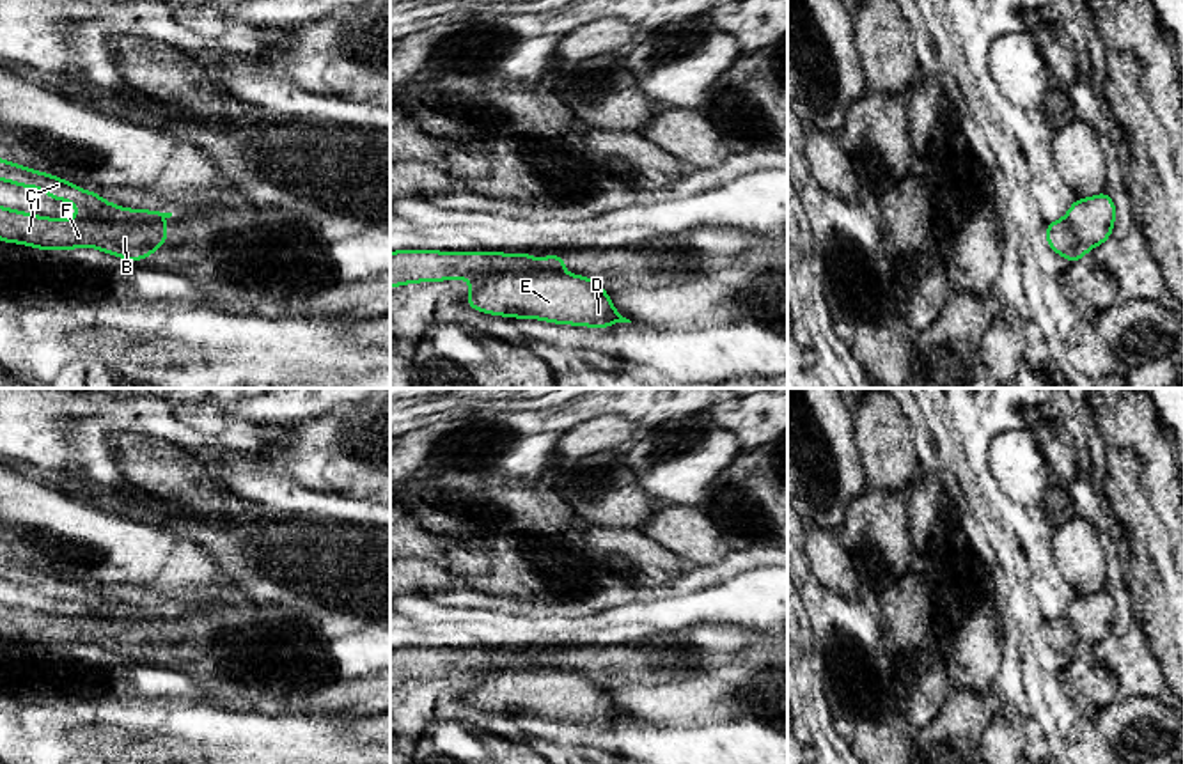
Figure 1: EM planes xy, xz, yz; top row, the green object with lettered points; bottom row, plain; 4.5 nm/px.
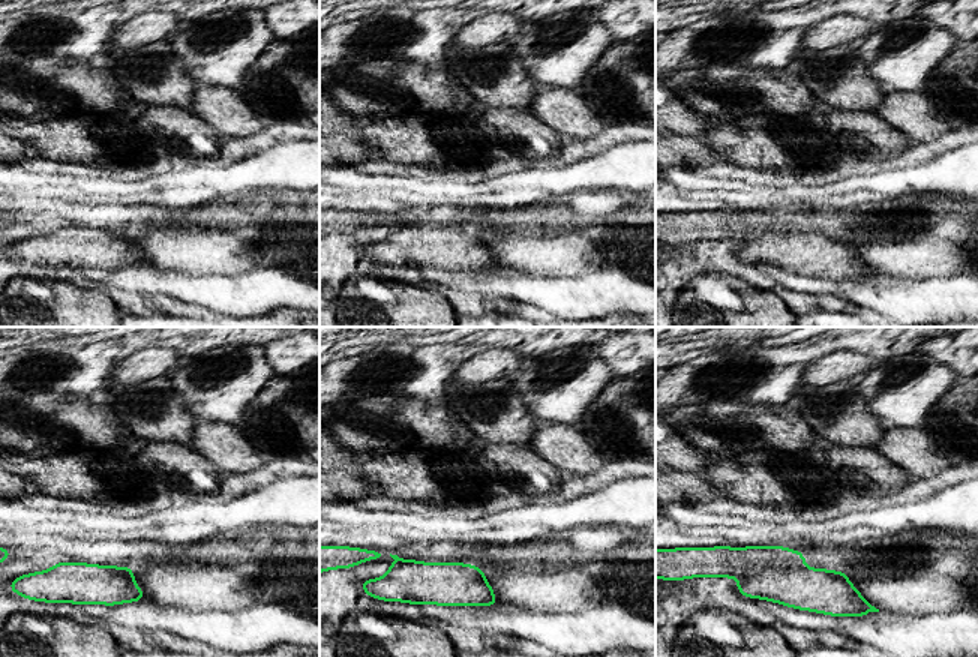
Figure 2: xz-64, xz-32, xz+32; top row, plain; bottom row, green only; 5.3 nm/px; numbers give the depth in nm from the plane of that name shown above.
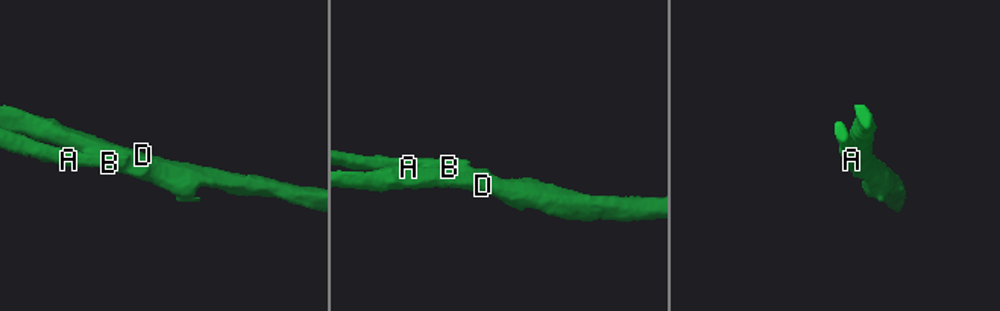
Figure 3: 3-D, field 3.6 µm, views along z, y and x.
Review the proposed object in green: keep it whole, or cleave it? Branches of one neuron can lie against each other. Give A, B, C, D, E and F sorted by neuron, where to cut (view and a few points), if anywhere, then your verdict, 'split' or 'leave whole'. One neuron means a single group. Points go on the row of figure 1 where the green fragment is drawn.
A B F / C D E; cut in xz along (557, 272), (508, 272), (485, 275), (470, 284); split

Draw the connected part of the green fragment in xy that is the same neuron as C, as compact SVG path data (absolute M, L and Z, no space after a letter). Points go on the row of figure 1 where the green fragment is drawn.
M0 160L0 181L25 188L39 188L50 199L74 204L80 209L78 216L90 220L160 223L172 216L172 213L163 211L124 209L114 206L94 191L80 190L57 175L48 175L7 160Z

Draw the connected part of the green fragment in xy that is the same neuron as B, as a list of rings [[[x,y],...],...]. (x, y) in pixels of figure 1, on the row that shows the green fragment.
[[[0,206],[0,239],[46,252],[94,246],[126,261],[142,261],[158,250],[167,236],[168,227],[161,222],[110,222],[83,216],[60,220]]]

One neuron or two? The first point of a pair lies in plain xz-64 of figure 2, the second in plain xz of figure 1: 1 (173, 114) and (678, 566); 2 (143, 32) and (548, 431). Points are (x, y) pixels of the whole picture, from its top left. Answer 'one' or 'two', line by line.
1: one
2: two

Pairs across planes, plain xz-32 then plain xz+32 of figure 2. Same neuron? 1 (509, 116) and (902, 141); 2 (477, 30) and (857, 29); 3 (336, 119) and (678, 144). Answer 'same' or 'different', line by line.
1: same
2: same
3: different

